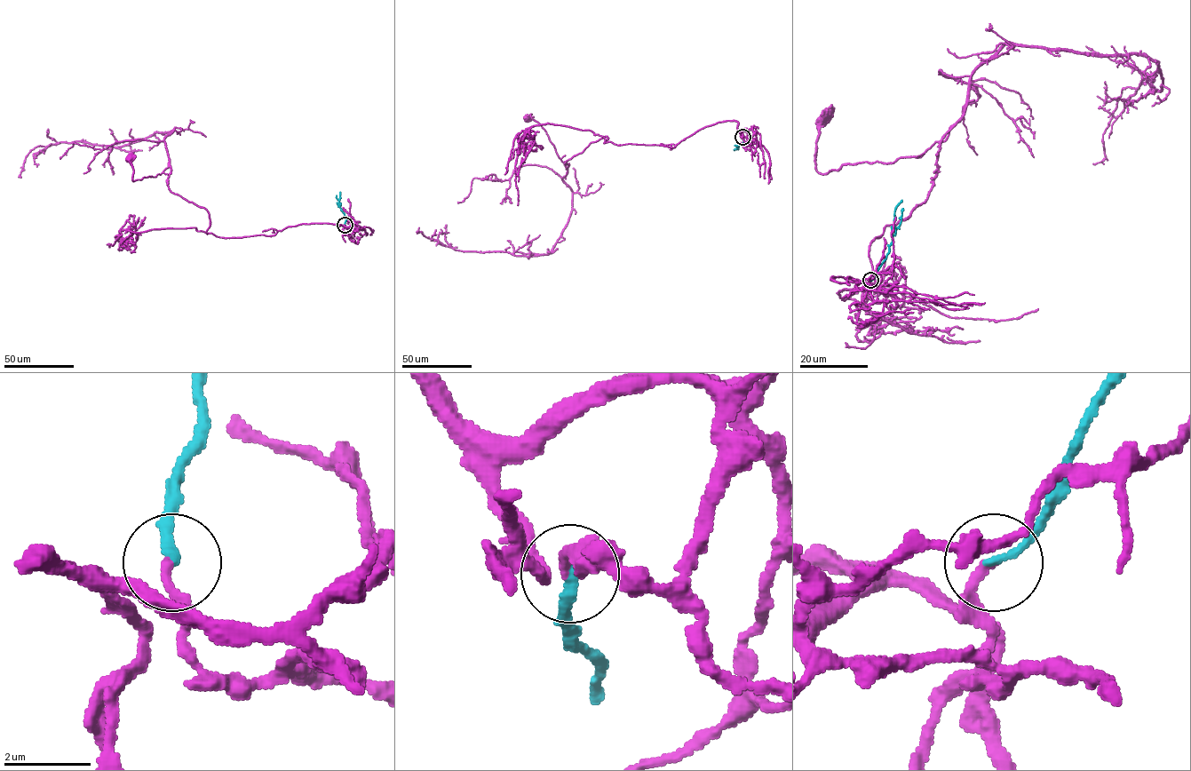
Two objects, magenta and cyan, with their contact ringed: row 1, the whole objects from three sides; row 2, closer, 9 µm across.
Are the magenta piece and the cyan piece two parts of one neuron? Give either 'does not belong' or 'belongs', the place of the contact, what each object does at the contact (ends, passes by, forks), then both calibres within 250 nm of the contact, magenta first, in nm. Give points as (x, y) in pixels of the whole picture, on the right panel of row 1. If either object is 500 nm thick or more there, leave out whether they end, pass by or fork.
belongs; place (870, 280); magenta ends; cyan ends; calibres 200 and 200 nm

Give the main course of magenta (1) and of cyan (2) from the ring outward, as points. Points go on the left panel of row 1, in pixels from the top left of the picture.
1: (345, 225), (219, 237), (206, 232), (205, 209), (170, 191), (169, 162), (160, 174), (133, 181), (129, 157)
2: (345, 225), (345, 217), (338, 205), (340, 192)

